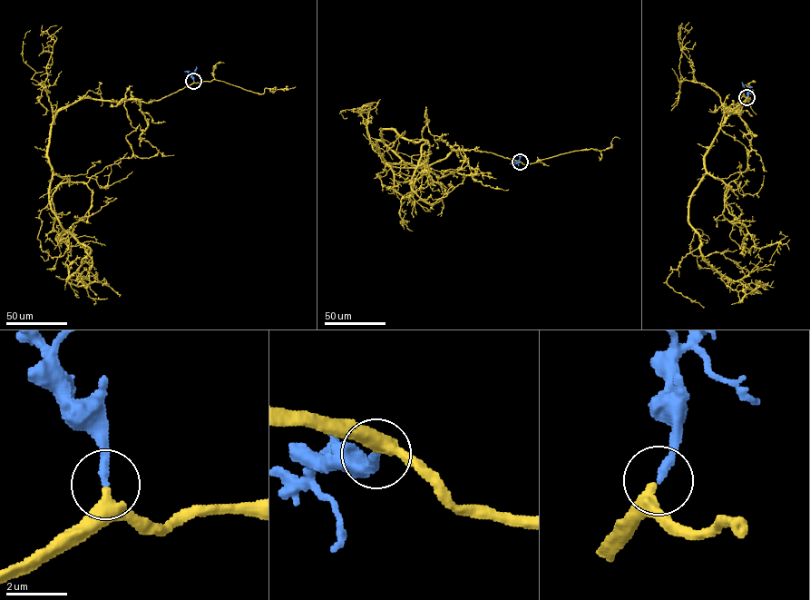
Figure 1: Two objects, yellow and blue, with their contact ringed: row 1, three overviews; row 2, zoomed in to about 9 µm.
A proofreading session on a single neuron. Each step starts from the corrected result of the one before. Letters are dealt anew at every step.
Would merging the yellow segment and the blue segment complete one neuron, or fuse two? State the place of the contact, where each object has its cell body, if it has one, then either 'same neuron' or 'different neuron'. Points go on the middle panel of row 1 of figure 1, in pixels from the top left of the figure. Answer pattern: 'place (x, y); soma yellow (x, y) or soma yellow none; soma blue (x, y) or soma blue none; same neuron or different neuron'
place (520, 162); soma yellow none; soma blue none; same neuron

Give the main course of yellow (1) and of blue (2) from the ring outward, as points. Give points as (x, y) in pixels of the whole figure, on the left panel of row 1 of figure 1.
1: (193, 82), (149, 103), (79, 99), (52, 123), (51, 211), (90, 250), (66, 280), (102, 283), (119, 296)
2: (193, 81), (191, 75), (196, 66)

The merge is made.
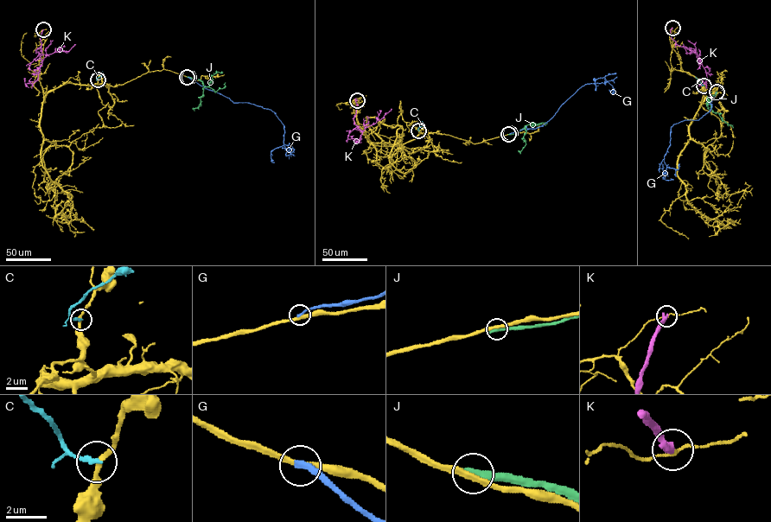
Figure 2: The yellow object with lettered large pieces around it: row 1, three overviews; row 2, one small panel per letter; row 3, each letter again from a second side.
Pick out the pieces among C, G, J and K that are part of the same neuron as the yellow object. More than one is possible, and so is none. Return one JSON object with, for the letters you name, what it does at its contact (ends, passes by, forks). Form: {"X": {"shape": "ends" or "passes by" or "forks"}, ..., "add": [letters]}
{"add": []}

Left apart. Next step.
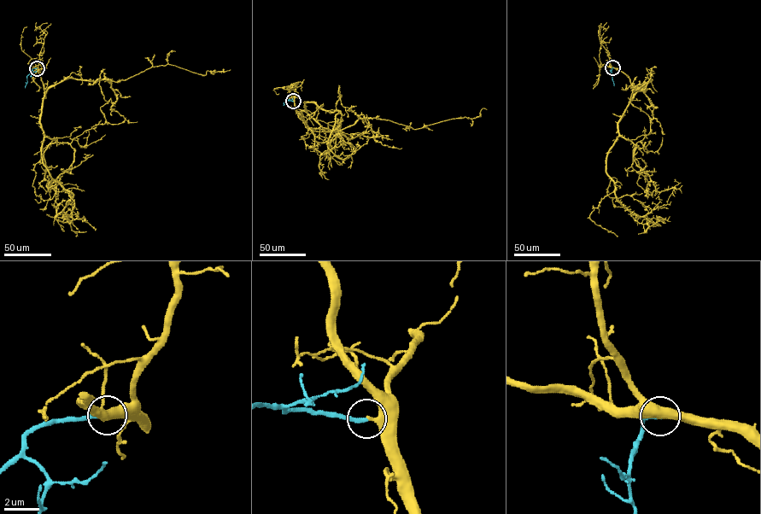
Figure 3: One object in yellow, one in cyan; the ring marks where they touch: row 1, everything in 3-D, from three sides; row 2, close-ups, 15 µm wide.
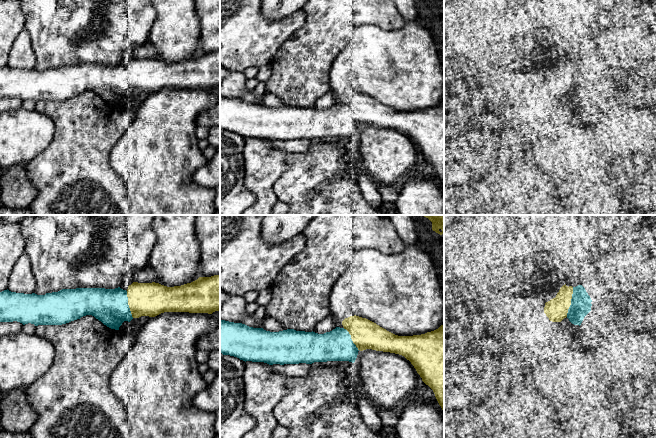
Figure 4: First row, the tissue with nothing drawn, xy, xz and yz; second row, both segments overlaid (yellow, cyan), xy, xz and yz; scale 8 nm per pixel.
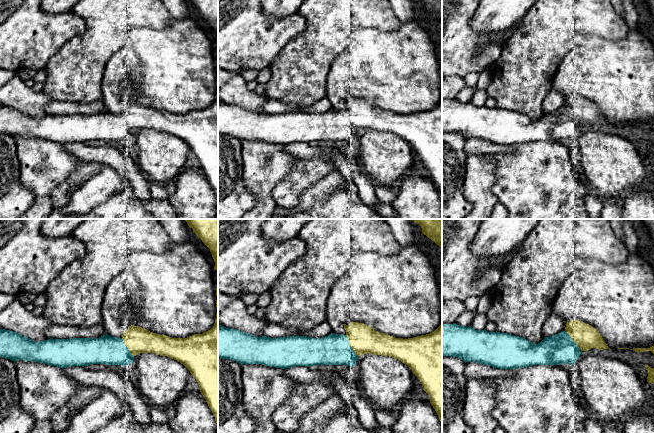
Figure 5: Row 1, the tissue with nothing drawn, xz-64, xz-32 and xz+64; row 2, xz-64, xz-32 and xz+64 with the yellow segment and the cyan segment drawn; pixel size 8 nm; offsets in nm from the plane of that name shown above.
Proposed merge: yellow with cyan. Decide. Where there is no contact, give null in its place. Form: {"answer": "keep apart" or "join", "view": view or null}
{"answer": "join", "view": "yz"}

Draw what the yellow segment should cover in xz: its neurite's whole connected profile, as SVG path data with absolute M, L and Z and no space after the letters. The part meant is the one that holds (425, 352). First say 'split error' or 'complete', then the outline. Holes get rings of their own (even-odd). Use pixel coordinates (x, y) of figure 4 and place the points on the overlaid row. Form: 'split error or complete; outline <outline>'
split error; outline M350 316L342 321L343 327L330 332L315 332L287 329L279 332L253 328L242 323L220 320L220 353L243 361L273 364L312 364L314 362L349 361L354 363L358 351L372 349L404 356L416 369L422 381L434 392L444 412L444 324L438 329L421 335L398 336L376 323L359 316Z

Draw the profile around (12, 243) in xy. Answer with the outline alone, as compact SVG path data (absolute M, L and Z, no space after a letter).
M0 220L0 292L7 290L13 265L25 254L25 239L20 222L9 224Z

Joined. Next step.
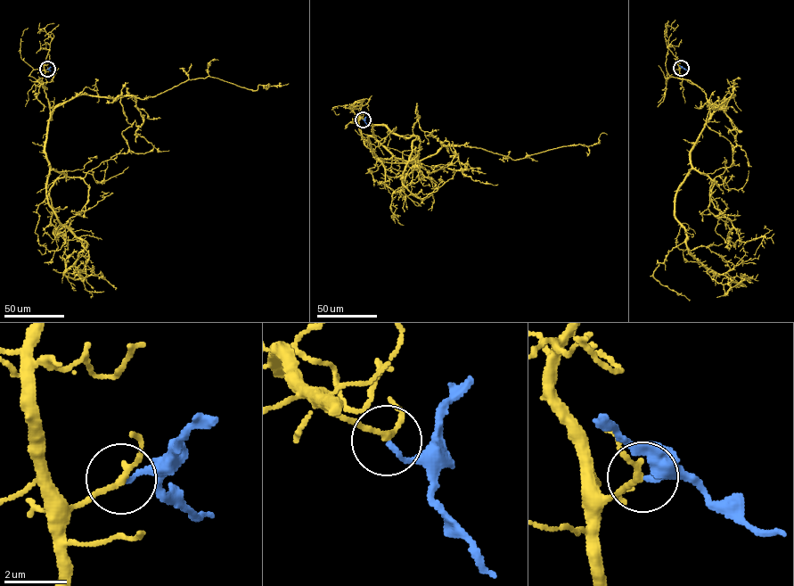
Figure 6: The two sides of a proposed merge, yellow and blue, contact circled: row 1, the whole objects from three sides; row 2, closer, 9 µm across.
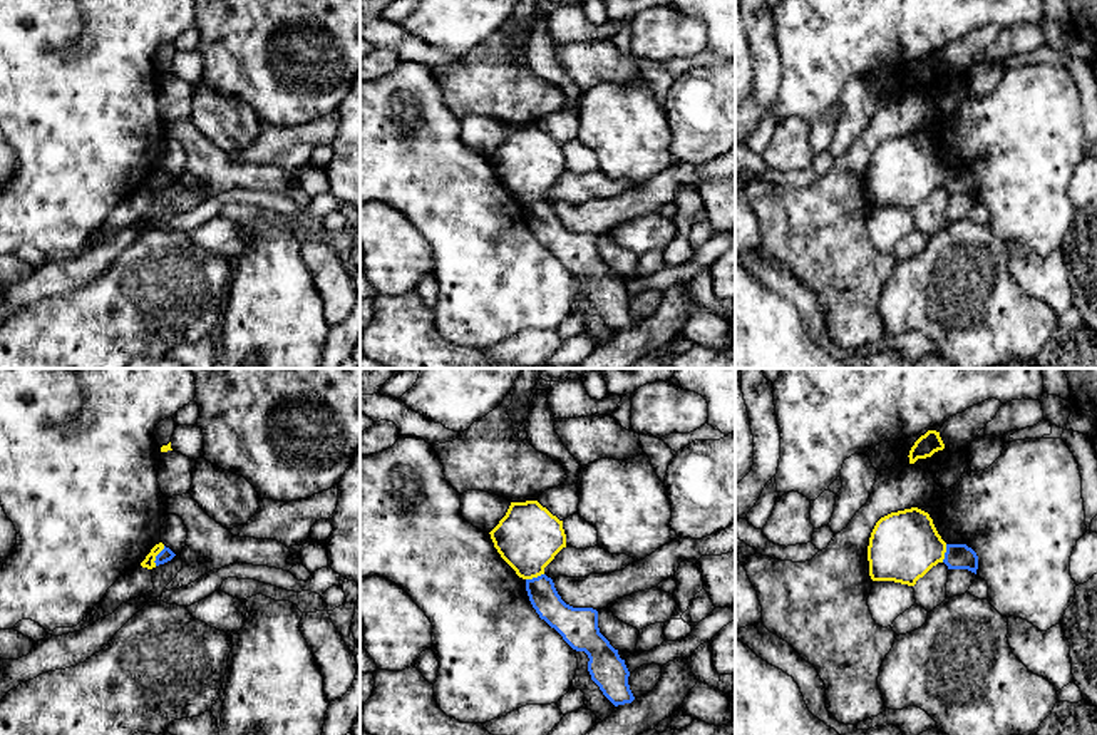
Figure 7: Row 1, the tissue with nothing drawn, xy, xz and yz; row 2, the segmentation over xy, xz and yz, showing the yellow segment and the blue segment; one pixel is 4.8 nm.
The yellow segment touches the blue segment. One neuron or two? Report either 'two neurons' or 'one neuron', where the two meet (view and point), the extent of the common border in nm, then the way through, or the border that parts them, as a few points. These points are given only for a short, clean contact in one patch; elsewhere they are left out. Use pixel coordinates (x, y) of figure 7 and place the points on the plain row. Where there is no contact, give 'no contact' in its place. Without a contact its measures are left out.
two neurons | xy (156, 179) | 110 nm | along xy (164, 171), (156, 181), (154, 190)

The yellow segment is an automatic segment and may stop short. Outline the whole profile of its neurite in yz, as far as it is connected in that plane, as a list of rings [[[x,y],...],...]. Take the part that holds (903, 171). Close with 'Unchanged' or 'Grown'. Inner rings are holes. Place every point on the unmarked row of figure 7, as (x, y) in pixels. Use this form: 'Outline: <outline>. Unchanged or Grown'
Outline: [[[911,132],[881,142],[869,162],[868,186],[873,206],[894,206],[914,211],[933,191],[943,188],[946,167],[938,159],[928,137]]]. Unchanged

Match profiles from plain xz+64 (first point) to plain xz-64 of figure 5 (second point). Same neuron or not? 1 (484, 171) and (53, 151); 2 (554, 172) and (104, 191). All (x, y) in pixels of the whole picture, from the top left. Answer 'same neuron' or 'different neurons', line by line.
1: same neuron
2: different neurons

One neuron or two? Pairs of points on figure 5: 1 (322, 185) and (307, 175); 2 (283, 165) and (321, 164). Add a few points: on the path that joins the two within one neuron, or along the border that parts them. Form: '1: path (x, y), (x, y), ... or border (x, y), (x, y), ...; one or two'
1: border (337, 169), (334, 169), (318, 180), (299, 196); two
2: border (296, 158), (292, 170), (279, 183); two

